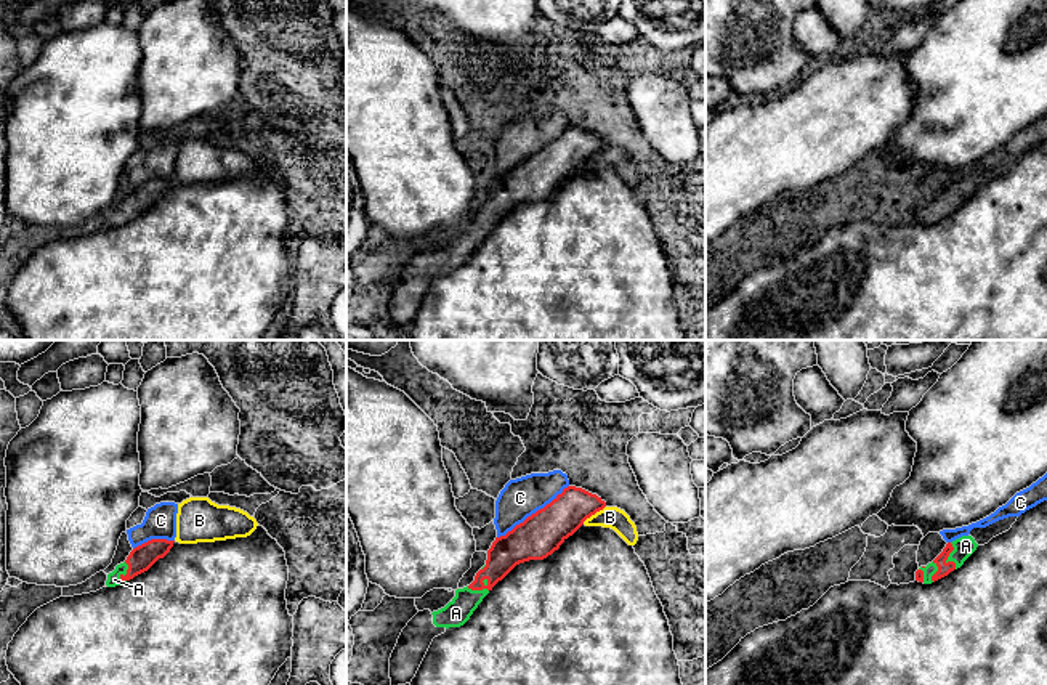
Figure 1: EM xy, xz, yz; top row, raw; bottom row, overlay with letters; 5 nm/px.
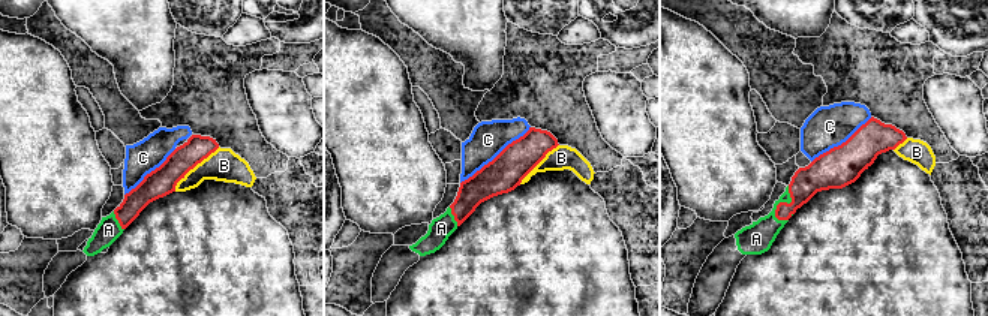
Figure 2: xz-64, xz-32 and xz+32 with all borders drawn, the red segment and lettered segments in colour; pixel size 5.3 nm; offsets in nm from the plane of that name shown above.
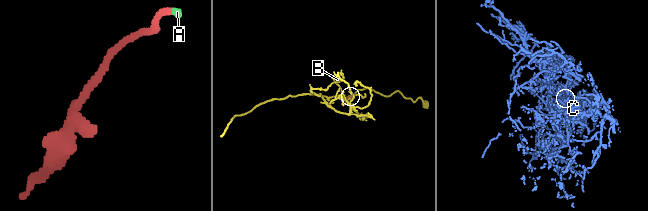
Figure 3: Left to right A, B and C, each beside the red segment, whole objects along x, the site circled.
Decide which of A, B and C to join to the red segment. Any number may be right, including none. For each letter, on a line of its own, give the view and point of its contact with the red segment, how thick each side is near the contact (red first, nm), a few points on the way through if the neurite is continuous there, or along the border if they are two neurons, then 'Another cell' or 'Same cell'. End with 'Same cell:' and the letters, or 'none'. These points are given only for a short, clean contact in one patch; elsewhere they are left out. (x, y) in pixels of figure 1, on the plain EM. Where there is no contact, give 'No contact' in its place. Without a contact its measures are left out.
A: Touches red at xz (478, 230). Thickness 160 nm (red) against 140 nm. Path across: xz (509, 191), (478, 230), (456, 254). Same cell
B: Touches red at xz (594, 154). Thickness 200 nm (red) against 110 nm. Another cell
C: Touches red at xz (533, 154). Thickness 220 nm (red) against 200 nm. Another cell
Same cell: A

